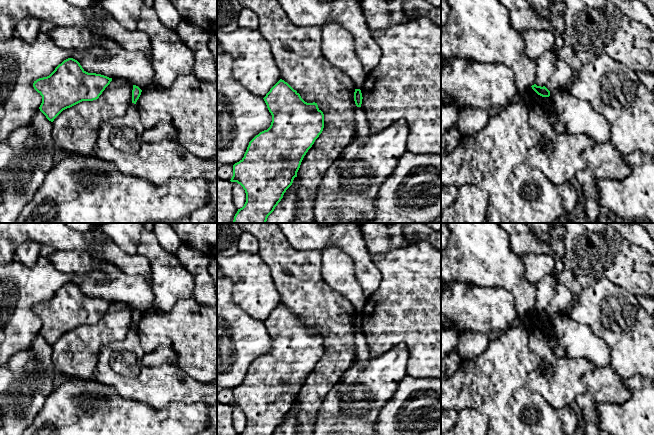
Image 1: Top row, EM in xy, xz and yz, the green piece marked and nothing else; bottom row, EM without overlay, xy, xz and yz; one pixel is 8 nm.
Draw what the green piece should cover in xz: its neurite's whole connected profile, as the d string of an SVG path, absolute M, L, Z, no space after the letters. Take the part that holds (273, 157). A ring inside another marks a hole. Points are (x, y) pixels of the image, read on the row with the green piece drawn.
M282 79L263 99L272 115L272 122L267 130L260 132L249 142L244 157L233 165L233 176L230 181L240 184L246 193L246 202L242 208L238 209L233 223L266 223L268 216L274 211L286 190L292 185L294 178L297 177L304 156L324 128L324 114L318 108L317 103L305 102L300 94Z

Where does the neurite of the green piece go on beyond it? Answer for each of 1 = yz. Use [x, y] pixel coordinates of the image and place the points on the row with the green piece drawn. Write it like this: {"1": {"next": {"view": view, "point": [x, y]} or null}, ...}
{"1": {"next": null}}

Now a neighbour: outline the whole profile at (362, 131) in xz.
M357 107L355 110L355 132L353 141L364 142L369 133L369 125L367 122L367 116L362 107Z

